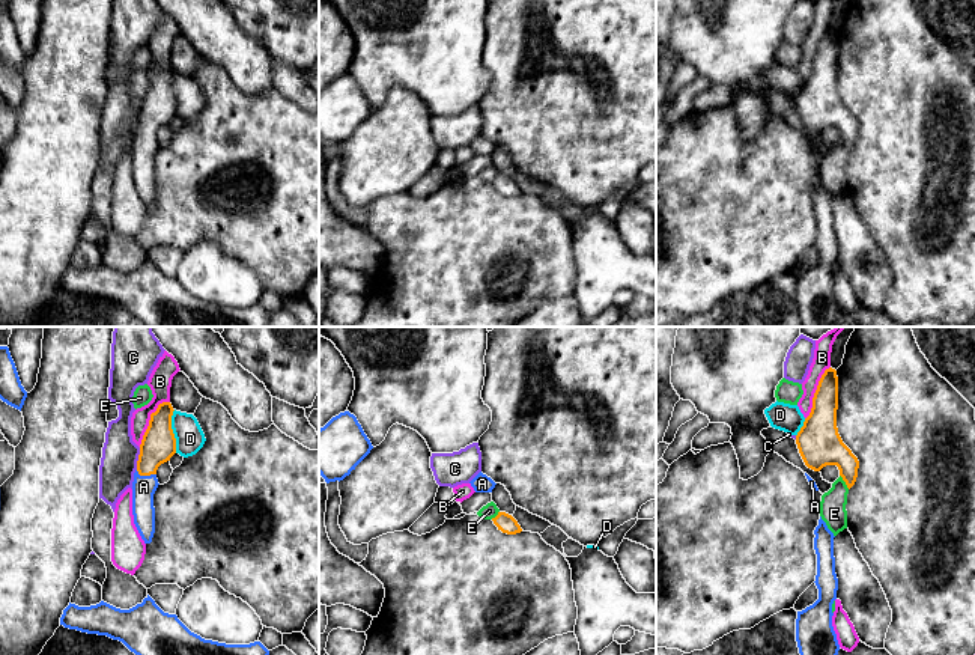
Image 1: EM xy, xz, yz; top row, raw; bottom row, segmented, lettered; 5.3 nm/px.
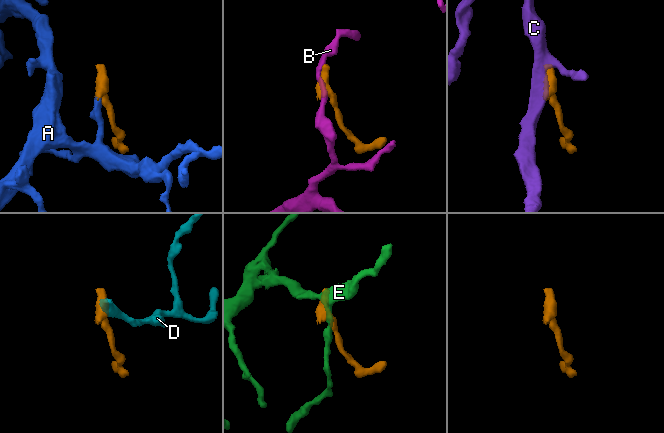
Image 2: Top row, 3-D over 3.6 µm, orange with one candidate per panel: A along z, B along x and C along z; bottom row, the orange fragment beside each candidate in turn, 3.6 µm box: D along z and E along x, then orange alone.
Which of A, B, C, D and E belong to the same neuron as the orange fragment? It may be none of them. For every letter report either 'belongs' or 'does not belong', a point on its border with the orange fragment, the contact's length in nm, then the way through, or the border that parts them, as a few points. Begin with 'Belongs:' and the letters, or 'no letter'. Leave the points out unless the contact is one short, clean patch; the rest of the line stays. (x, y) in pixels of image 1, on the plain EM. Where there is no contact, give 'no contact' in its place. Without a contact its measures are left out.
Belongs: A
A: belongs; meets orange in xy at (146, 137); contact 110 nm long; runs through xy (158, 107), (146, 128), (146, 137), (143, 149)
B: does not belong; meets orange in xy at (149, 83); contact 300 nm long
C: does not belong; meets orange in xy at (139, 121); contact 120 nm long
D: does not belong; meets orange in xy at (172, 94); contact 240 nm long; border along xy (173, 73), (172, 95), (176, 115)
E: does not belong; meets orange in yz at (844, 143); contact 90 nm long

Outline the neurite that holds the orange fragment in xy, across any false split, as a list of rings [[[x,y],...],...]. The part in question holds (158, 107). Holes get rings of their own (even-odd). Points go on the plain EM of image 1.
[[[170,65],[159,66],[156,74],[150,77],[140,107],[132,145],[132,178],[144,206],[150,206],[155,196],[153,157],[159,148],[156,133],[176,116],[176,101],[172,92],[173,74]]]

